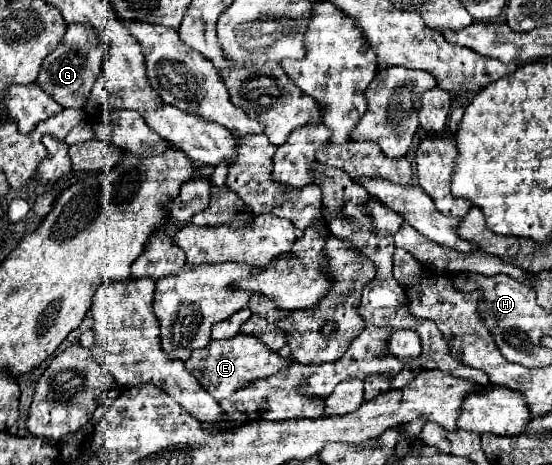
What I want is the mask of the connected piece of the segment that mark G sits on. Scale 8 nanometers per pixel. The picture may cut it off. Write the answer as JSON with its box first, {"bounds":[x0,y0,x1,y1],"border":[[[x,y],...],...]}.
{"bounds":[35,23,107,109],"border":[[[71,23],[67,27],[67,33],[61,39],[59,47],[55,51],[51,51],[51,55],[47,55],[47,59],[43,61],[43,67],[41,67],[39,77],[37,77],[35,83],[45,93],[55,97],[55,101],[61,103],[63,107],[81,109],[87,101],[87,95],[89,95],[91,87],[95,85],[97,77],[103,71],[105,55],[107,55],[107,45],[103,45],[103,39],[99,39],[99,35],[93,27]]]}

